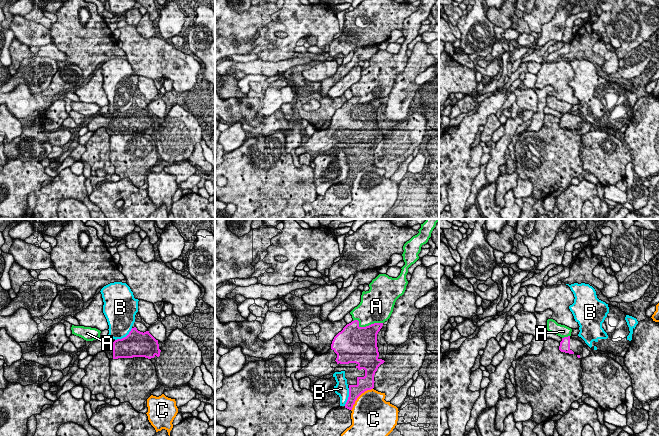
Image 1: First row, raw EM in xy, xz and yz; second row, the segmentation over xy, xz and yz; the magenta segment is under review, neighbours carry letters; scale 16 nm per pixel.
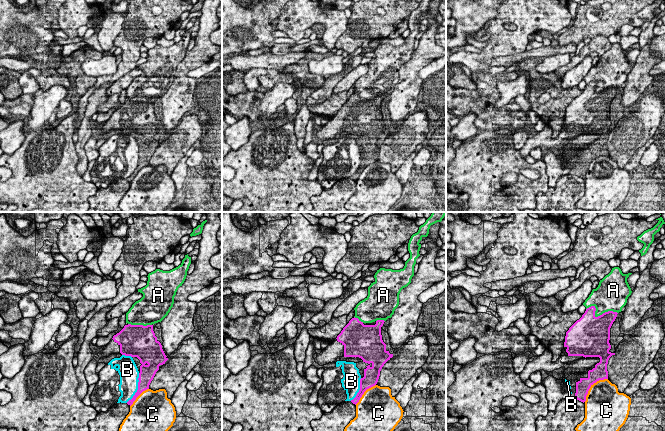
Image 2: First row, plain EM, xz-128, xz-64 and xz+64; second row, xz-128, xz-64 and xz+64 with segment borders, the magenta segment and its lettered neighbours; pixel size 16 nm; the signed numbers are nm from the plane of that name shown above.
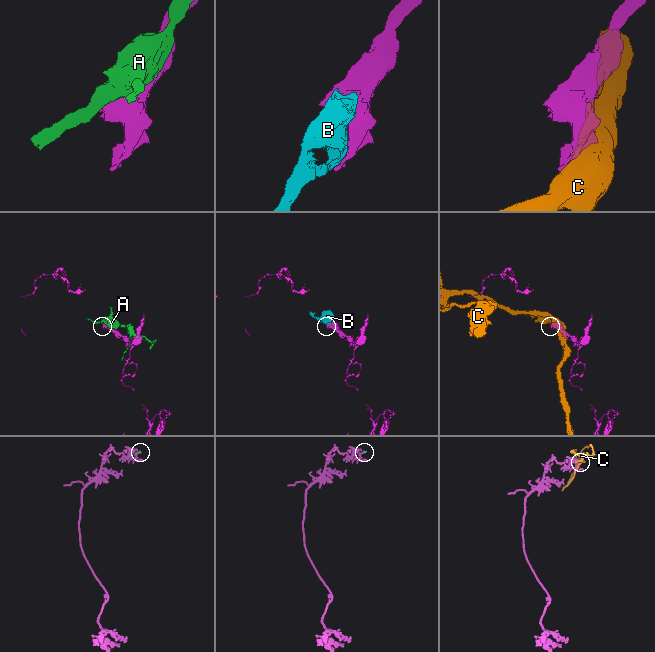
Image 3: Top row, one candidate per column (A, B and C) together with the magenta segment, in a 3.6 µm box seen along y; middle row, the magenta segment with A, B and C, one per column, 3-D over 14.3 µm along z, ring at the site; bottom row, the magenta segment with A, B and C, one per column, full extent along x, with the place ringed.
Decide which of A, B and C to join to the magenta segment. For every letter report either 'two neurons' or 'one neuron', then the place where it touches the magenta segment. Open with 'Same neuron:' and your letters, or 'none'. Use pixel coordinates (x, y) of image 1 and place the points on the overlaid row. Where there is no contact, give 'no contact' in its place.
Same neuron: none
A: two neurons; contact xz (366, 326)
B: two neurons; contact xy (124, 337)
C: two neurons; contact xz (358, 396)

